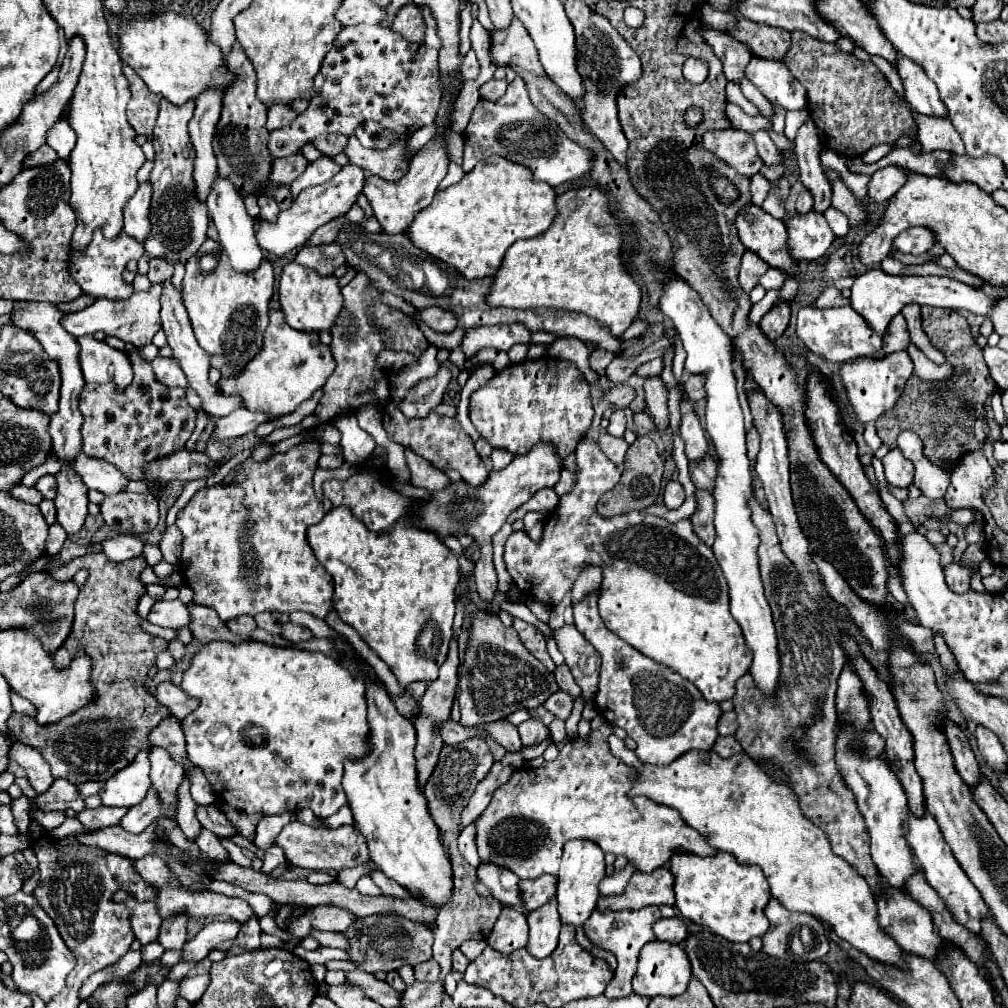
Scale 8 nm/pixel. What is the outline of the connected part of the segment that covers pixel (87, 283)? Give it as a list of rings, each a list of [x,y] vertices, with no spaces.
[[[101,229],[93,233],[91,243],[83,251],[69,249],[69,273],[79,283],[83,293],[91,297],[105,297],[105,299],[127,299],[133,293],[133,287],[127,285],[121,277],[127,261],[143,257],[143,245],[137,239],[131,239],[125,231],[117,235],[117,239],[107,239]]]

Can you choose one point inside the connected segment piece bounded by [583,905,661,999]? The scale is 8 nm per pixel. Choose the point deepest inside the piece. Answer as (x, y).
(624, 933)

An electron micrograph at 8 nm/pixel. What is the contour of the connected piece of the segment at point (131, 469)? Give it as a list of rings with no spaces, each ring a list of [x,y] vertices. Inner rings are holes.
[[[135,347],[127,351],[127,357],[135,363],[129,387],[119,391],[113,381],[103,385],[85,383],[79,393],[79,411],[83,415],[83,453],[115,465],[129,481],[143,481],[149,491],[163,489],[165,483],[147,479],[147,463],[181,451],[195,429],[197,413],[189,407],[185,391],[165,387],[155,379],[149,361],[145,361]]]

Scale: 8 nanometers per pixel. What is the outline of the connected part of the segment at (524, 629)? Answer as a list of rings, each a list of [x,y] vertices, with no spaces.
[[[515,619],[515,621],[513,621],[513,627],[515,627],[515,631],[519,633],[519,637],[521,637],[521,641],[525,643],[525,647],[529,649],[529,653],[535,655],[549,671],[553,671],[553,669],[555,669],[555,663],[553,663],[553,659],[551,659],[549,653],[547,653],[543,633],[541,633],[535,625],[525,623],[525,621],[521,621],[521,619]]]

